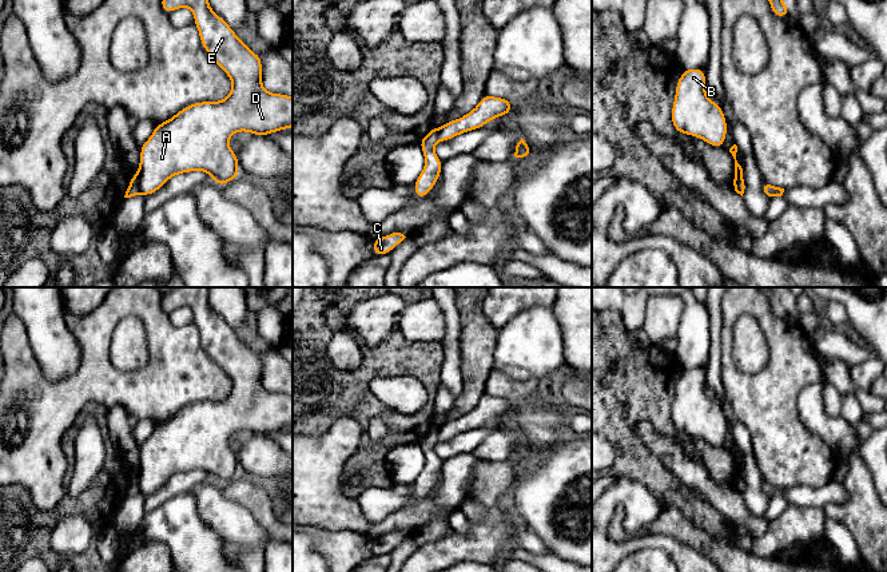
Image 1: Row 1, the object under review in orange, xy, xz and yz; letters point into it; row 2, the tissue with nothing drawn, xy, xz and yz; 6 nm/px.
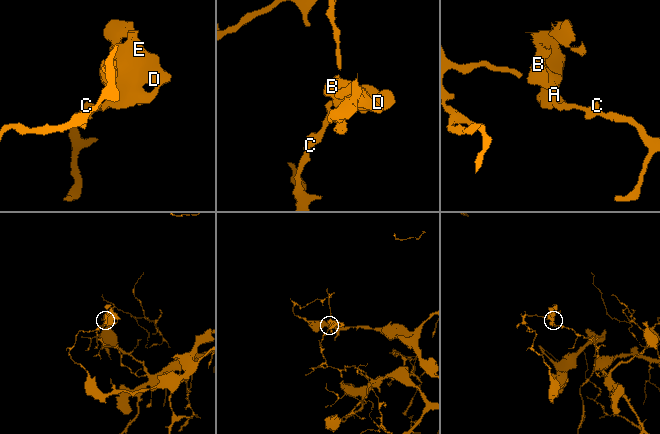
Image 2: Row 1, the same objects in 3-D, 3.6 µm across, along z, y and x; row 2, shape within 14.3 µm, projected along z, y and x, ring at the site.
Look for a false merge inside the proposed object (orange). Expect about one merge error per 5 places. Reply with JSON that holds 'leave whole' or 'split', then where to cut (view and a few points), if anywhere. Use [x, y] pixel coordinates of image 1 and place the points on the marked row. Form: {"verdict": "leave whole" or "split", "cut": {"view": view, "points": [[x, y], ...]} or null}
{"verdict": "split", "cut": {"view": "xy", "points": [[135, 177], [140, 191]]}}

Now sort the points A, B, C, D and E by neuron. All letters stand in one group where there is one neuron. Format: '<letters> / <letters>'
A B D E / C

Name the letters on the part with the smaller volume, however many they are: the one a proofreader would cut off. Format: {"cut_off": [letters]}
{"cut_off": ["A", "B", "D", "E"]}

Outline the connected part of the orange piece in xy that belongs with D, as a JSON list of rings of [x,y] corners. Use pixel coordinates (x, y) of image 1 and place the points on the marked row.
[[[162,0],[160,5],[167,15],[182,7],[188,7],[194,12],[194,24],[199,31],[202,45],[231,79],[232,90],[220,102],[188,104],[171,119],[155,124],[152,135],[140,147],[136,172],[144,196],[162,188],[171,176],[195,170],[207,172],[216,184],[224,186],[239,175],[238,156],[228,146],[231,135],[248,131],[251,135],[267,136],[293,127],[293,98],[271,94],[263,88],[260,55],[254,53],[235,35],[232,28],[210,8],[208,0]]]

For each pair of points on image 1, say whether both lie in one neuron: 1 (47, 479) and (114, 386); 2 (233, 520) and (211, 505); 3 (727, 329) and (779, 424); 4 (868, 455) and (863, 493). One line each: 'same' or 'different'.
1: same
2: same
3: same
4: different

